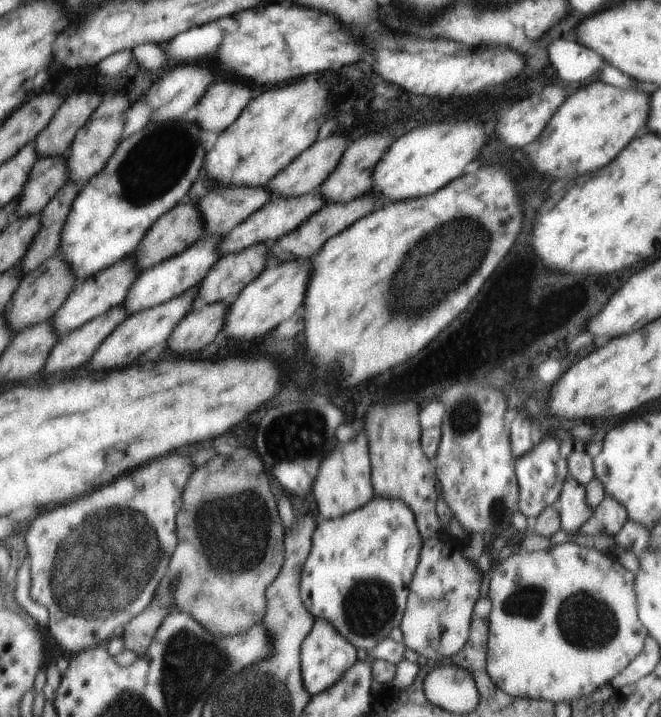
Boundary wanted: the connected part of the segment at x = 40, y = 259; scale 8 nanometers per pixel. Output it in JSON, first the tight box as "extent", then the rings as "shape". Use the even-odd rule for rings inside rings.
{"extent":[20,180,80,276],"shape":[[[68,180],[41,210],[41,229],[20,262],[23,276],[59,252],[62,229],[65,227],[74,199],[80,191],[78,186]]]}

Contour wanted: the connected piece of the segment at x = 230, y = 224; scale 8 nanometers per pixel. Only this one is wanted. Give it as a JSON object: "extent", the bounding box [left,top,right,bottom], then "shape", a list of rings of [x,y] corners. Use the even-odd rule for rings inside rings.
{"extent":[198,185,273,234],"shape":[[[224,185],[210,190],[198,202],[205,222],[205,234],[228,234],[260,210],[273,198],[273,192],[265,186]]]}

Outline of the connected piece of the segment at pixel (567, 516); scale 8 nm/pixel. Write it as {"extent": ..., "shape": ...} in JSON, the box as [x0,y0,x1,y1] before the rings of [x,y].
{"extent":[556,474,593,534],"shape":[[[570,474],[561,488],[556,502],[561,518],[561,528],[568,534],[582,532],[582,526],[588,523],[593,509],[586,500],[586,489]]]}

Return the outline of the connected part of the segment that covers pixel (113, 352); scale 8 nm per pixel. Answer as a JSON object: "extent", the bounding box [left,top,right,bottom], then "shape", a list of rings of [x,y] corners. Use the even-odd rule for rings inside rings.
{"extent":[90,285,199,370],"shape":[[[194,285],[184,294],[167,300],[164,304],[132,313],[130,317],[126,318],[126,326],[120,324],[118,334],[110,334],[110,338],[96,350],[96,354],[90,360],[90,366],[94,370],[114,370],[114,364],[116,364],[116,368],[124,368],[124,366],[130,366],[132,362],[136,362],[152,346],[164,344],[179,322],[187,315],[186,312],[190,312],[195,306],[198,291],[199,286]]]}

